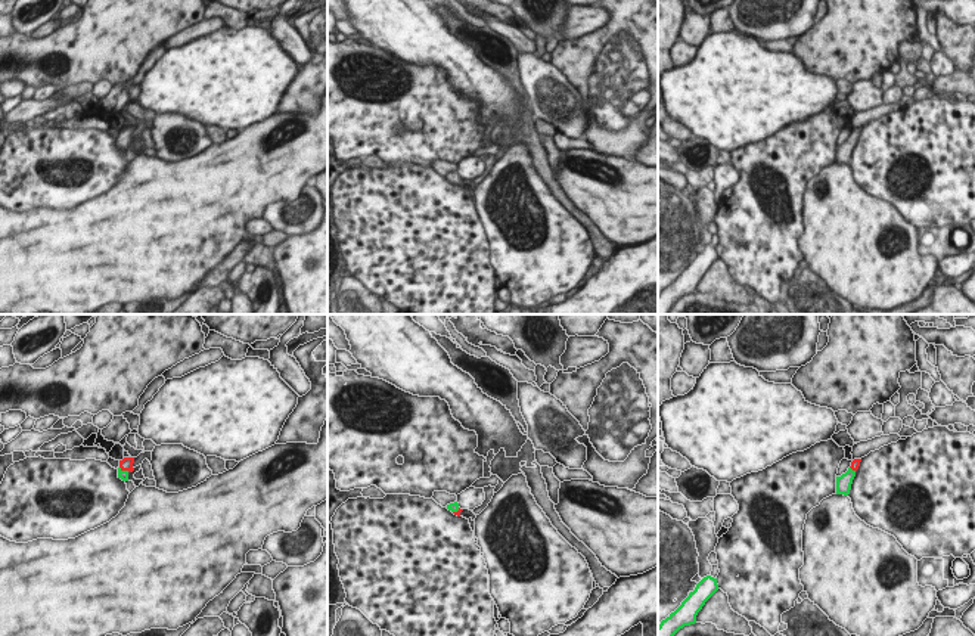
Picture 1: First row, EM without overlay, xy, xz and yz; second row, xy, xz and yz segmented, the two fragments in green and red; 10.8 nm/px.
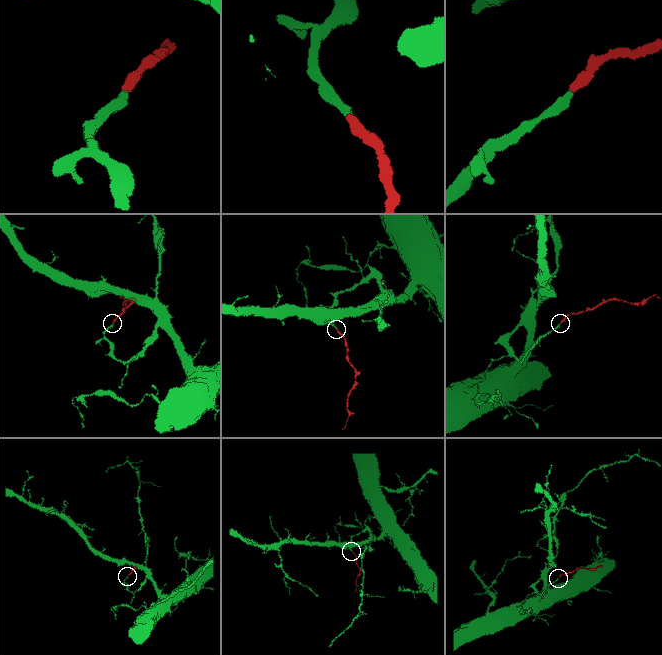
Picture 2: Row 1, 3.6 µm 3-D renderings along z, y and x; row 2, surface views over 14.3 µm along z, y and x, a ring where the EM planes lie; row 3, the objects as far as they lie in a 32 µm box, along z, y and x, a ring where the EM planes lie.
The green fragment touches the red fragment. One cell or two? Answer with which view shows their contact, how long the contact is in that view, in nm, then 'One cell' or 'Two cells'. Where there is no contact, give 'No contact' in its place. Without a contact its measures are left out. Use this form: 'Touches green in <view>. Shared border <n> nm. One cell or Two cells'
Touches green in xy. Shared border 120 nm. One cell.

